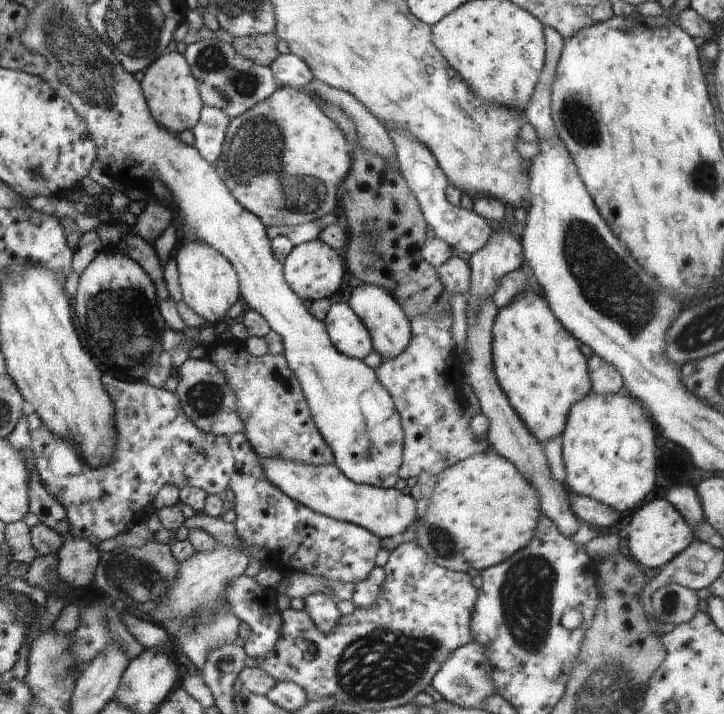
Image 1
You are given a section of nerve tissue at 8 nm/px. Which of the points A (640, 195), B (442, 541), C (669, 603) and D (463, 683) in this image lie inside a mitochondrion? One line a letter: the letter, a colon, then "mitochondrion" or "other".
A: other
B: mitochondrion
C: mitochondrion
D: mitochondrion

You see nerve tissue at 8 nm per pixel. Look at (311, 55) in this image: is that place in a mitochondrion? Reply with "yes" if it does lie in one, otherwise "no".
no

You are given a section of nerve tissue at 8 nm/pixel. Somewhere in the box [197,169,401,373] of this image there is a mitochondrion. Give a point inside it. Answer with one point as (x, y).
(302, 194)

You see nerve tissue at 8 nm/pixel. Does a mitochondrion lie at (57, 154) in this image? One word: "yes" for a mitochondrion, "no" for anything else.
no

